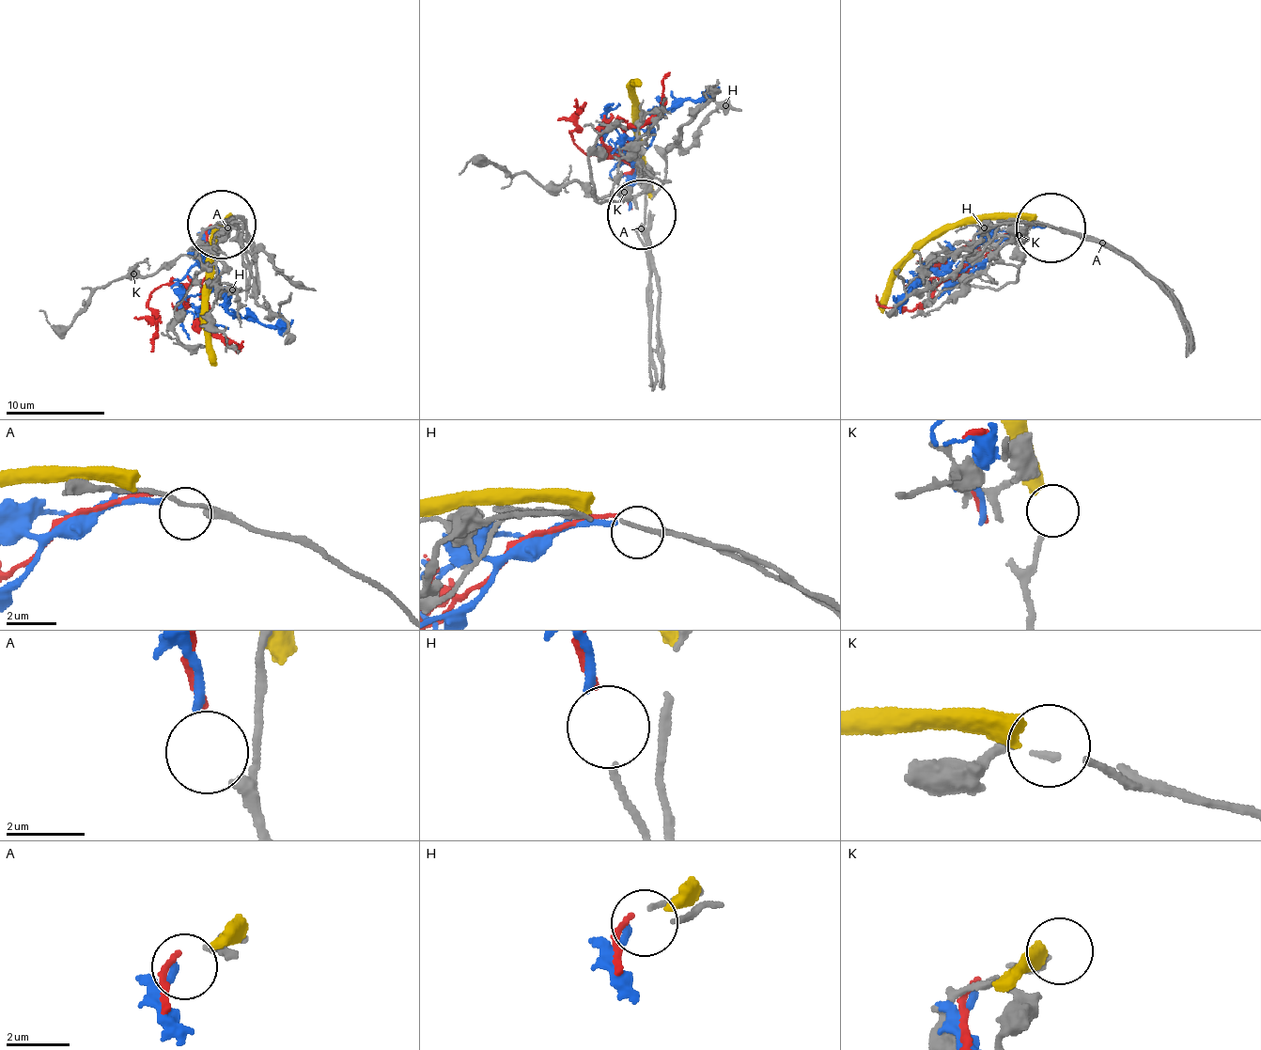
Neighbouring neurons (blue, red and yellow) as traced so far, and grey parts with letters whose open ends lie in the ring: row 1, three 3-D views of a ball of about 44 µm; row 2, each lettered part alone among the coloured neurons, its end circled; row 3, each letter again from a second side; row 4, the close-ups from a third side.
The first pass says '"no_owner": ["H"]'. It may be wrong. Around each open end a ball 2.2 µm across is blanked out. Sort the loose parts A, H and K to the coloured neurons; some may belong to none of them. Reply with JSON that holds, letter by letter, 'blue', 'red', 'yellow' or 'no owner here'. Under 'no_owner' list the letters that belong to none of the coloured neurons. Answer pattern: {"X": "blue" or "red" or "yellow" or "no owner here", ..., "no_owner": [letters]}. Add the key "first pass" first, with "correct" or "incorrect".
{"first pass": "incorrect", "A": "blue", "H": "red", "K": "no owner here", "no_owner": ["K"]}

